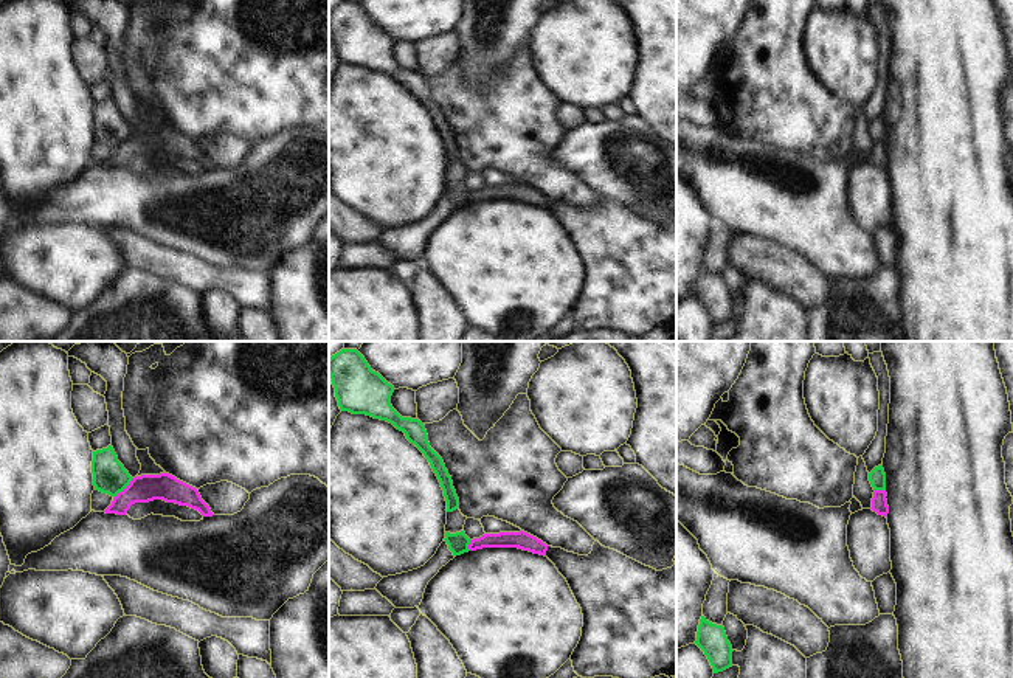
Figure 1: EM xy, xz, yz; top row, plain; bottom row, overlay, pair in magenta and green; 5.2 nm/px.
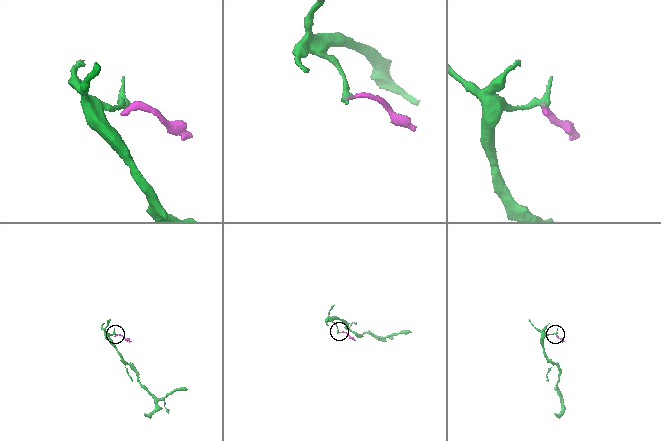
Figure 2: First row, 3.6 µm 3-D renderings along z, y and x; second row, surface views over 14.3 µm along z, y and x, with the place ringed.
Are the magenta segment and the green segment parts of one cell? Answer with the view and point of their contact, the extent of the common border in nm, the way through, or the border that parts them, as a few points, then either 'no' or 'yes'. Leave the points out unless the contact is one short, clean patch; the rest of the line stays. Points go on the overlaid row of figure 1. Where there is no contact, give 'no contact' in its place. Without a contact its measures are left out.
contact xy (124, 489); length 150 nm; border xy (132, 478), (114, 498); no

